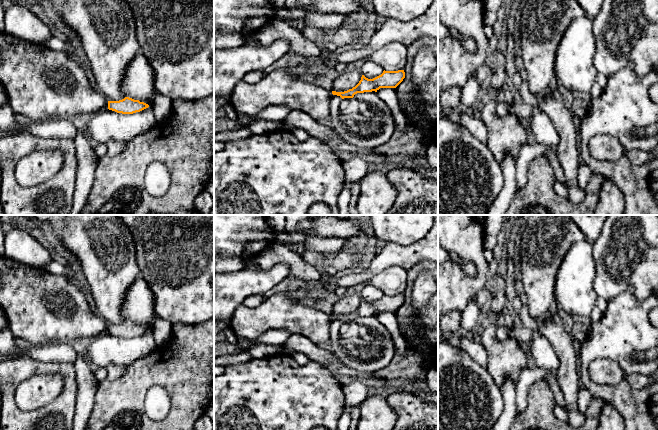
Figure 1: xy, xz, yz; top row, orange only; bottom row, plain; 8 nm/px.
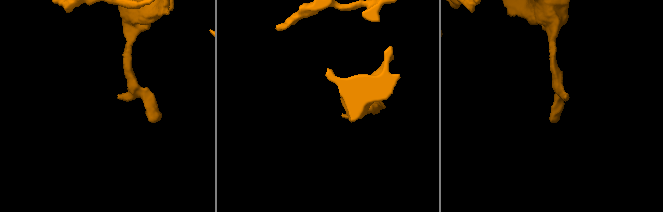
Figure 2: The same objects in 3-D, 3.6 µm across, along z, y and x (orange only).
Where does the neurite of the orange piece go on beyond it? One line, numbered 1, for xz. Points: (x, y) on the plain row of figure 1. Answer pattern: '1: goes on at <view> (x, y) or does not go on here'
1: does not go on here

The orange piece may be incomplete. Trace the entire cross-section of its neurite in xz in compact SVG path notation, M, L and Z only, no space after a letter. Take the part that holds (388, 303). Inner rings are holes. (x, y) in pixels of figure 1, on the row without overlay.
M404 294L398 295L383 295L383 297L373 303L368 303L364 299L362 299L359 307L344 316L336 316L332 315L333 319L340 320L342 323L344 322L353 322L357 317L364 316L377 316L380 312L396 312L405 302Z

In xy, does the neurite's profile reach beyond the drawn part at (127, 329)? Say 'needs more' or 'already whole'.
already whole

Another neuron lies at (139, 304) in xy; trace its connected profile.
M138 276L129 286L124 296L121 314L125 321L144 326L151 331L157 318L154 295L142 276Z

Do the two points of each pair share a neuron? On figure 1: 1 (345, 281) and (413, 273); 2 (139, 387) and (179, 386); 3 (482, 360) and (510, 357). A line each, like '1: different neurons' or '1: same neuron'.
1: different neurons
2: same neuron
3: different neurons

